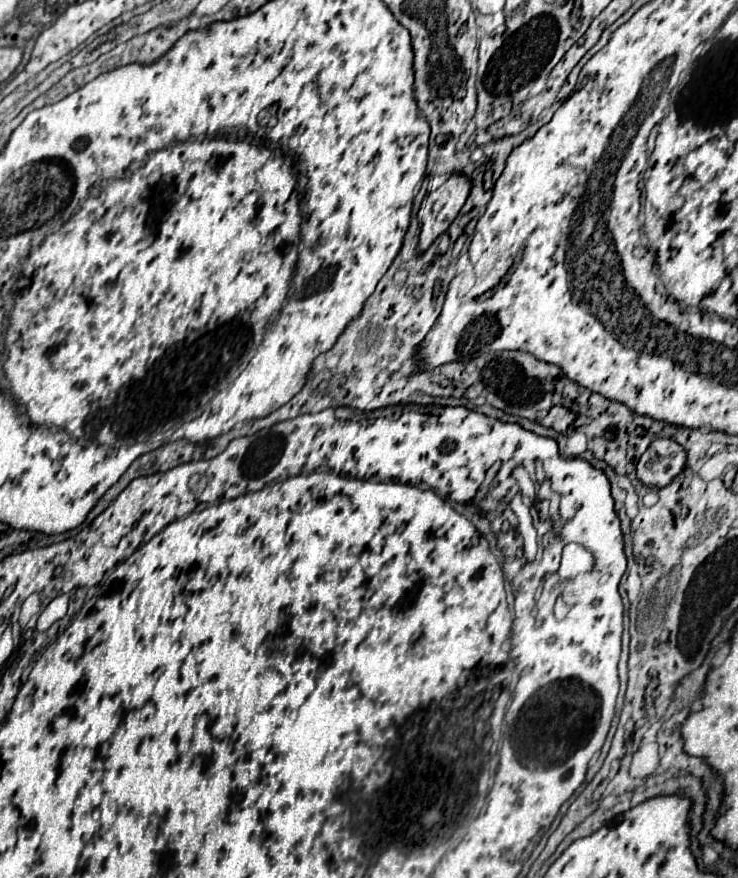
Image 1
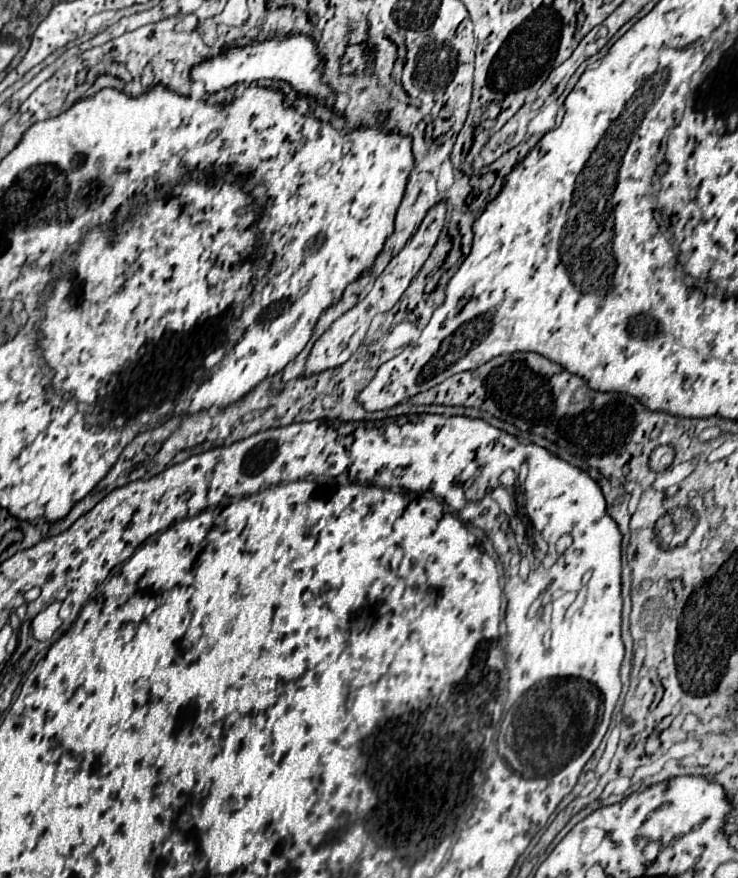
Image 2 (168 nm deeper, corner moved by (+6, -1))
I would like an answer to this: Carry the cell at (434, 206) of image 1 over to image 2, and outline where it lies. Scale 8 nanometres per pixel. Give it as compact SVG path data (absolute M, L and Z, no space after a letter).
M438 203L434 209L430 209L430 213L426 215L426 219L422 221L418 233L406 243L406 247L388 263L388 267L382 271L382 275L376 279L372 291L362 299L358 301L350 311L346 311L340 319L336 319L330 329L314 343L308 359L306 359L306 365L302 369L302 377L310 377L310 375L316 375L316 373L322 373L326 369L334 369L342 363L346 363L356 351L358 347L362 345L364 337L366 337L366 331L370 327L370 321L378 315L378 313L386 313L390 311L398 299L402 297L402 293L408 289L410 281L418 275L418 271L422 269L424 261L430 257L430 251L432 247L436 245L438 241L438 235L444 227L444 217L446 217L446 205L444 203Z

